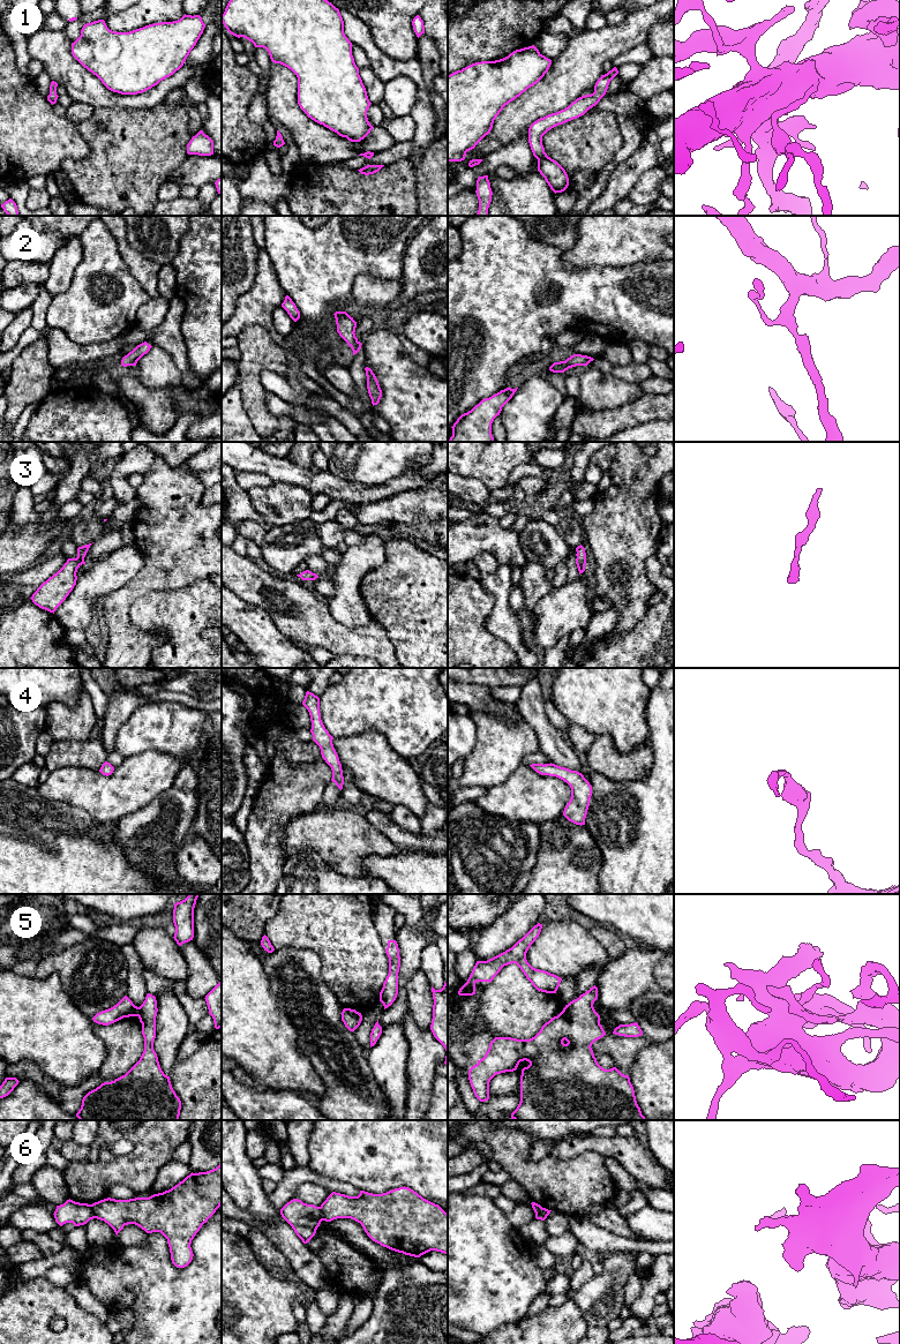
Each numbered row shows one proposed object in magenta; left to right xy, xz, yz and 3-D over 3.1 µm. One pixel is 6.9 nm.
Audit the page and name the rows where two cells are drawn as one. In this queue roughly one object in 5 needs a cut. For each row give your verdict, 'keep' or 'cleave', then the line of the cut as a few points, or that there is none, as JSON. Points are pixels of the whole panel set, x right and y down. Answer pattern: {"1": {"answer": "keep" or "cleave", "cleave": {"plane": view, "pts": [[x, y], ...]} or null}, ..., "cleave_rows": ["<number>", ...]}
{"1": {"answer": "keep", "cleave": null}, "2": {"answer": "keep", "cleave": null}, "3": {"answer": "keep", "cleave": null}, "4": {"answer": "keep", "cleave": null}, "5": {"answer": "keep", "cleave": null}, "6": {"answer": "cleave", "cleave": {"plane": "xy", "pts": [[90, 1204], [95, 1217]]}}, "cleave_rows": ["6"]}

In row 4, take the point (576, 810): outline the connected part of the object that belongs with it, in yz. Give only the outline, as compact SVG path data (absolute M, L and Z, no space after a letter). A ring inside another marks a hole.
M552 763L545 765L532 764L530 766L541 775L556 776L570 786L571 798L564 808L563 816L576 825L585 825L592 796L592 786L584 775L577 771L571 771Z

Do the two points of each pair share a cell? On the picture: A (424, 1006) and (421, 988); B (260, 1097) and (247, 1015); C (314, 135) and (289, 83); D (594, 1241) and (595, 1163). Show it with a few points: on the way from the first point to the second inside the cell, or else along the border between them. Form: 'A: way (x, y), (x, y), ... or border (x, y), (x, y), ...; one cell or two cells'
A: way (421, 1001), (421, 992); one cell
B: border (255, 1087), (286, 1089); two cells
C: way (301, 122), (289, 110), (289, 96); one cell
D: border (585, 1215), (570, 1218); two cells

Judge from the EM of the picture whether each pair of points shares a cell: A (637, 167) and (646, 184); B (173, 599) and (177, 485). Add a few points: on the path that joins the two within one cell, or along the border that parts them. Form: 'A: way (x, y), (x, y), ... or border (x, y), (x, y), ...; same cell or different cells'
A: border (661, 165), (645, 171), (624, 196); different cells
B: border (199, 579), (178, 588), (151, 590), (147, 593); different cells

